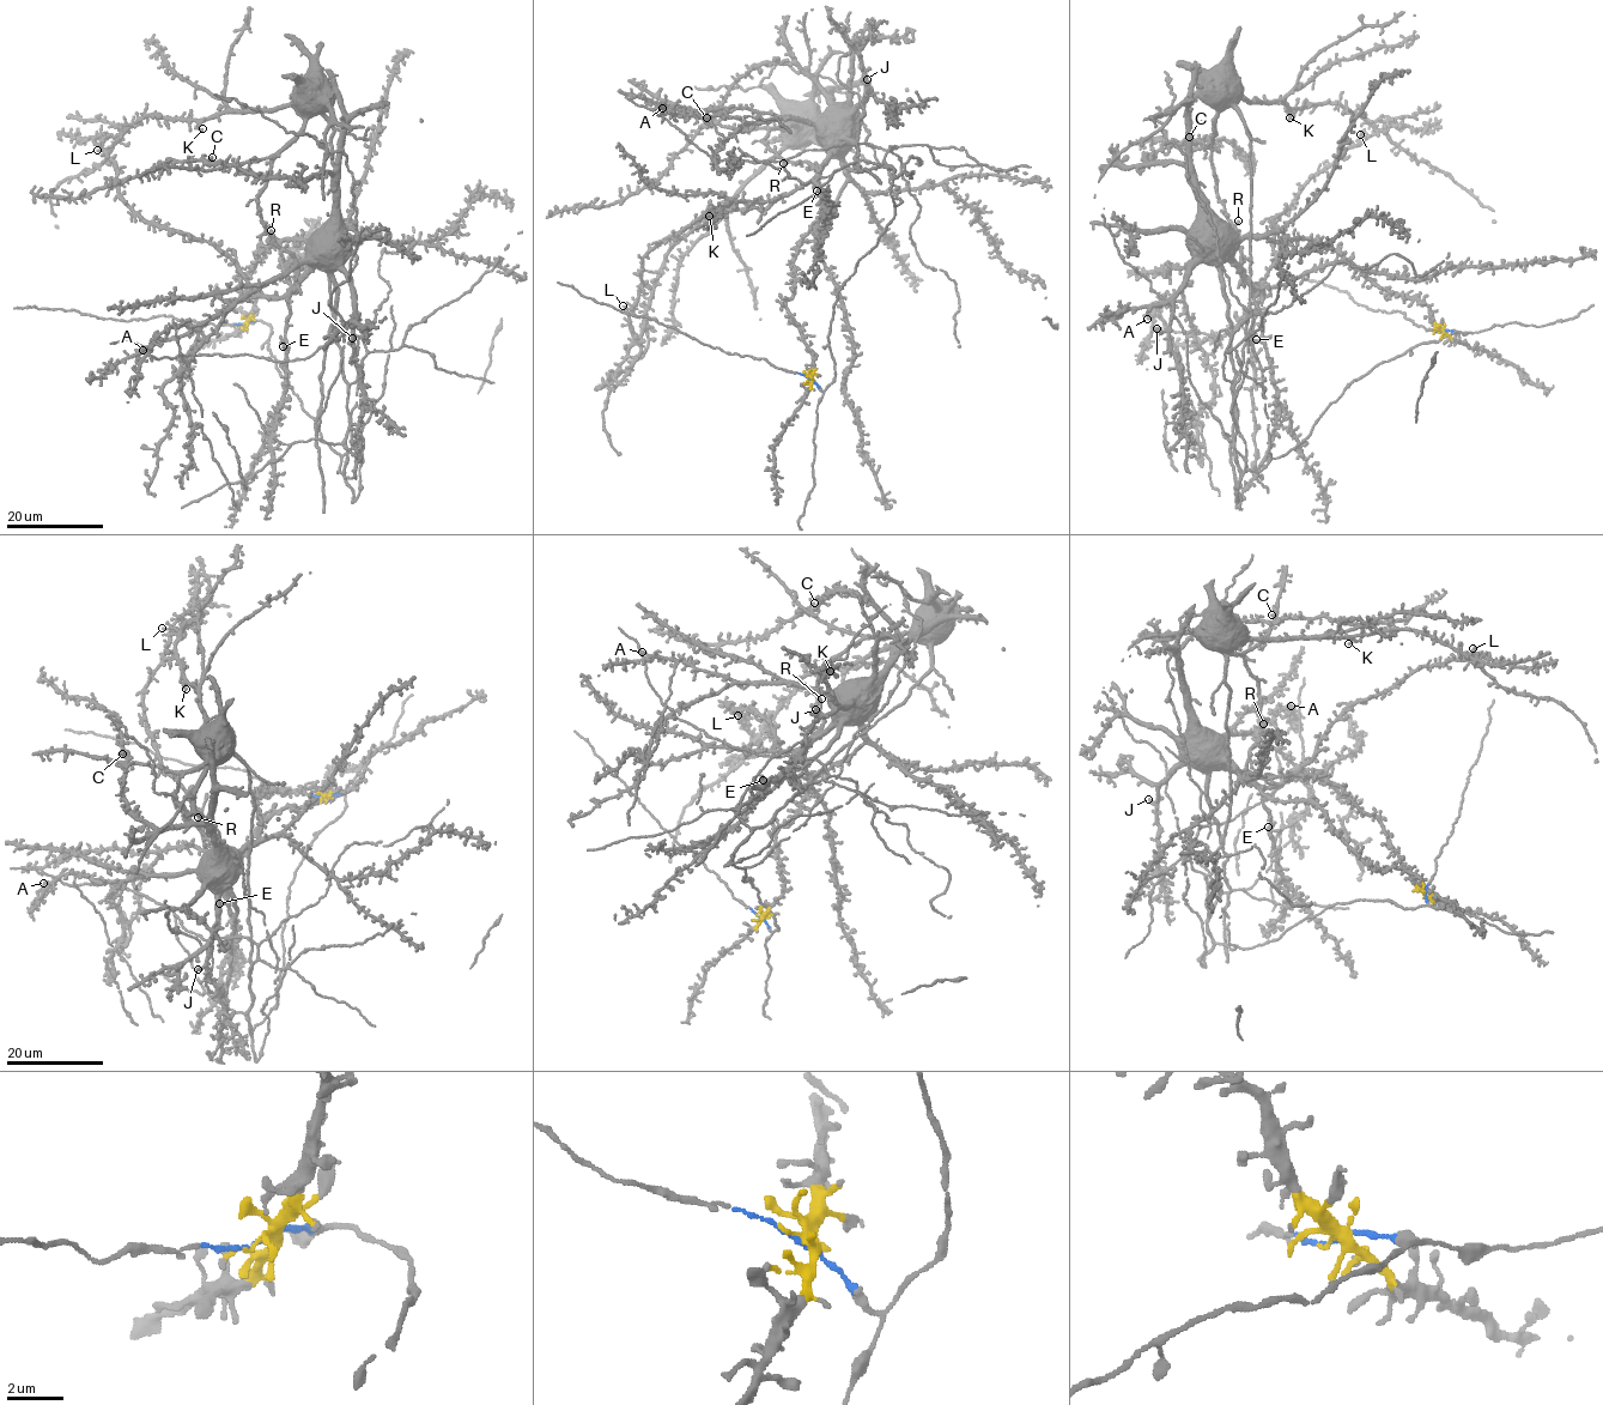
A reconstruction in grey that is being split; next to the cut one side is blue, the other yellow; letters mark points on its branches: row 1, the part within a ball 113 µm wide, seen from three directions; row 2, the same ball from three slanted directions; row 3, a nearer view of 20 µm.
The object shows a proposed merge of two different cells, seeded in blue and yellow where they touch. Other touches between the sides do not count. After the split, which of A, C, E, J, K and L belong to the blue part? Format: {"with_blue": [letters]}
{"with_blue": ["K"]}

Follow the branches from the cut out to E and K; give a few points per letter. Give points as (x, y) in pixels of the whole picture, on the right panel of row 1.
E: (1441, 331), (1422, 302), (1372, 283), (1339, 252), (1248, 237), (1233, 260), (1262, 319), (1256, 340)
K: (1441, 331), (1457, 331), (1354, 380), (1283, 455), (1238, 465), (1251, 169), (1232, 104), (1279, 100), (1288, 117)

